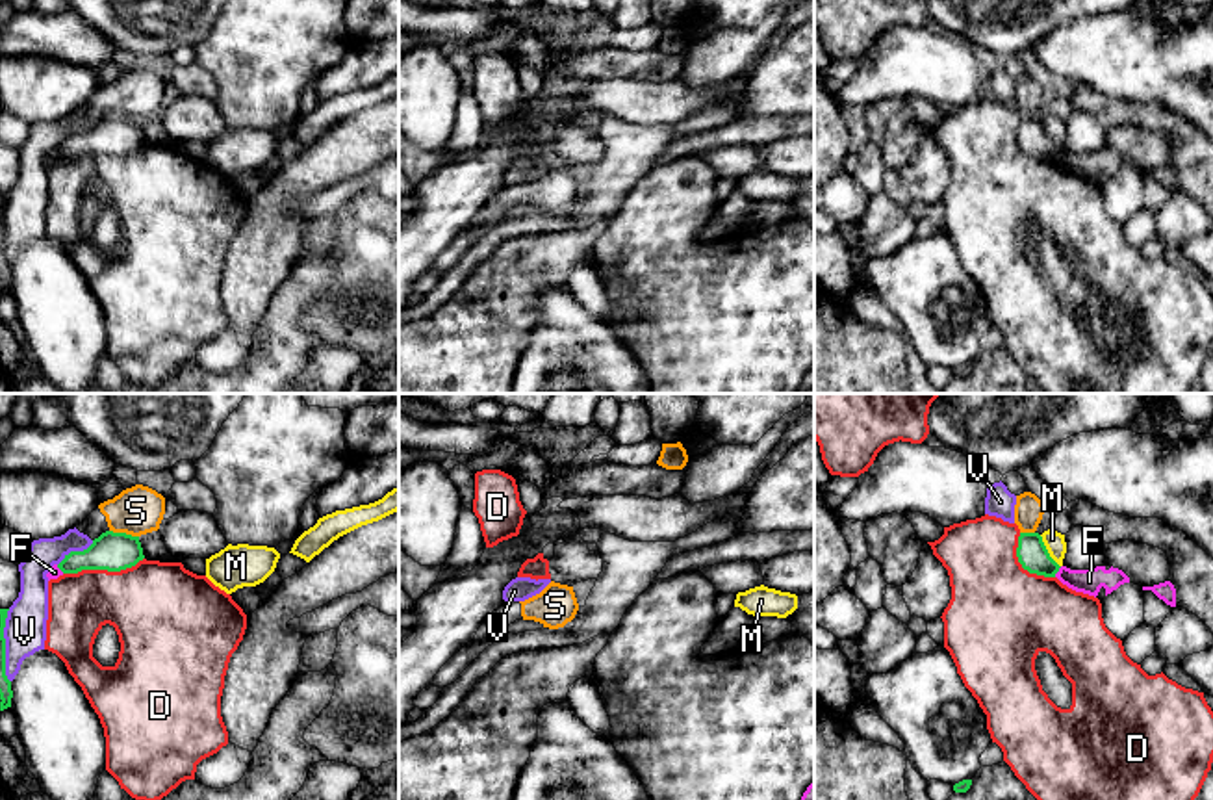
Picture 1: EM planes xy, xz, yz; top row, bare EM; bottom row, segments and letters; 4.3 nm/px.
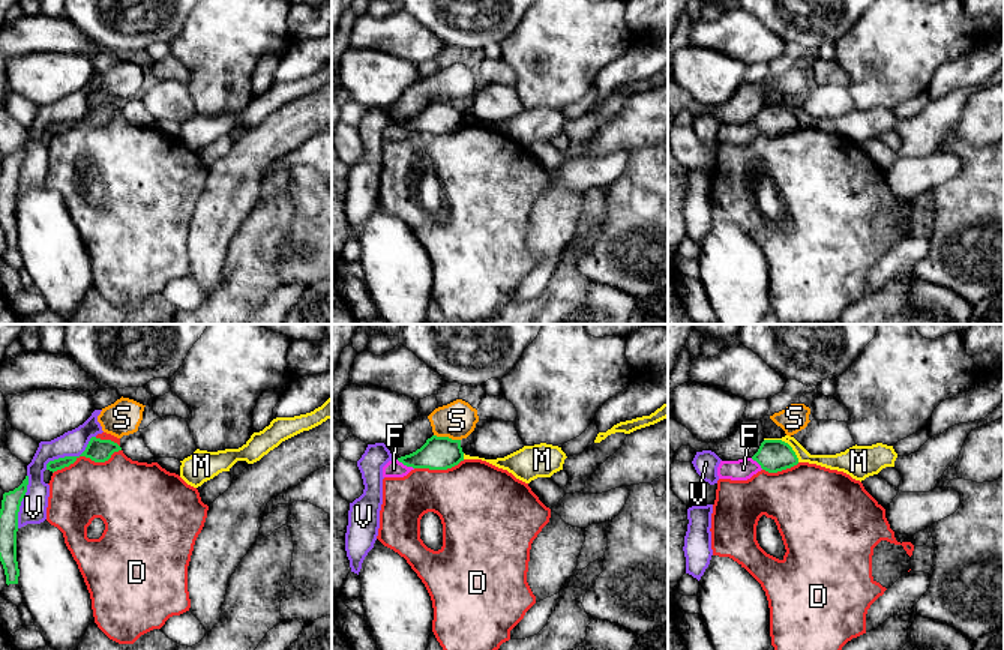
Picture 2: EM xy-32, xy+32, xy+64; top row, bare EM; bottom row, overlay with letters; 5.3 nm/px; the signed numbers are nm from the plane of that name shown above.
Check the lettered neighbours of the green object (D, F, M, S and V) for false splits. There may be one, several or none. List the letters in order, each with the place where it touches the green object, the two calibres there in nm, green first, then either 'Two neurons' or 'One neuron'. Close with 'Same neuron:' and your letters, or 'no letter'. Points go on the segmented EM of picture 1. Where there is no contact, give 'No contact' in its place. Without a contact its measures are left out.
D: Touches green at xy (102, 568). Thickness 170 nm (green) against 360 nm. Two neurons
F: Touches green at yz (1058, 570). Thickness 130 nm (green) against 110 nm. Two neurons
M: Touches green at yz (1047, 552). Thickness 130 nm (green) against 90 nm. Two neurons
S: Touches green at xy (125, 533). Thickness 170 nm (green) against 220 nm. Two neurons
V: Touches green at xy (75, 552). Thickness 170 nm (green) against 140 nm. Two neurons
Same neuron: no letter

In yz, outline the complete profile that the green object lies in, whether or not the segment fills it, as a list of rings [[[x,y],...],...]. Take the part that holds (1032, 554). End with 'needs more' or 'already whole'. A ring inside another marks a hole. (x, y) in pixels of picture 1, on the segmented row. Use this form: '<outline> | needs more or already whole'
[[[1020,533],[1016,548],[1018,562],[1029,574],[1055,577],[1059,564],[1050,557],[1039,533]]] | already whole

